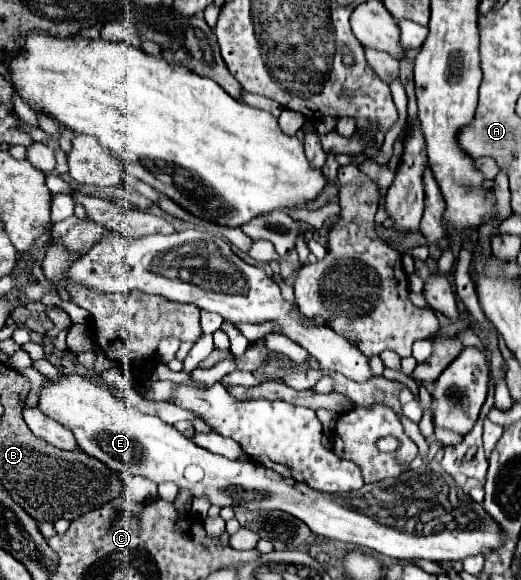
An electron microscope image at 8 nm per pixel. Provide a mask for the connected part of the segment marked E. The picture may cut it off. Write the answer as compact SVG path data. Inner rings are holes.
M73 373L65 375L61 379L53 379L51 385L43 387L39 409L47 415L51 415L55 421L65 425L73 431L77 445L91 457L97 457L107 467L115 471L131 471L131 475L141 475L157 485L161 483L175 483L179 489L191 491L191 497L205 495L211 505L241 505L247 509L279 509L285 511L297 519L301 519L315 535L323 535L329 539L339 539L345 543L355 543L361 549L377 551L381 555L389 555L393 559L429 559L435 563L441 561L463 561L471 555L485 555L495 549L499 549L505 541L503 529L499 529L499 523L483 509L483 503L475 503L455 481L449 473L445 473L439 465L439 461L423 463L417 471L405 471L403 477L395 479L383 479L371 485L365 485L363 489L341 493L341 495L327 495L309 489L307 485L299 485L291 479L281 477L279 473L255 463L255 461L229 461L227 457L215 455L199 445L195 445L191 439L181 435L173 425L163 423L159 417L145 415L117 397L113 397L107 389L97 387L89 383L85 377Z

